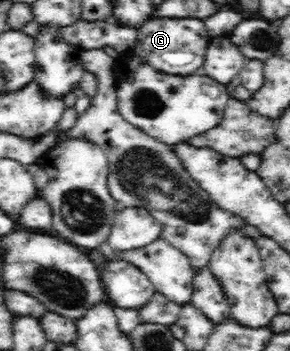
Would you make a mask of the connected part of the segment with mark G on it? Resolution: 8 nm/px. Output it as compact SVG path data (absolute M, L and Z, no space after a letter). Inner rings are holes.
M152 18L140 26L138 41L135 41L131 52L142 61L148 62L154 69L167 74L200 73L204 65L207 47L211 41L206 41L208 30L203 20L196 18ZM188 49L188 51L186 51ZM192 53L192 55L188 55Z

